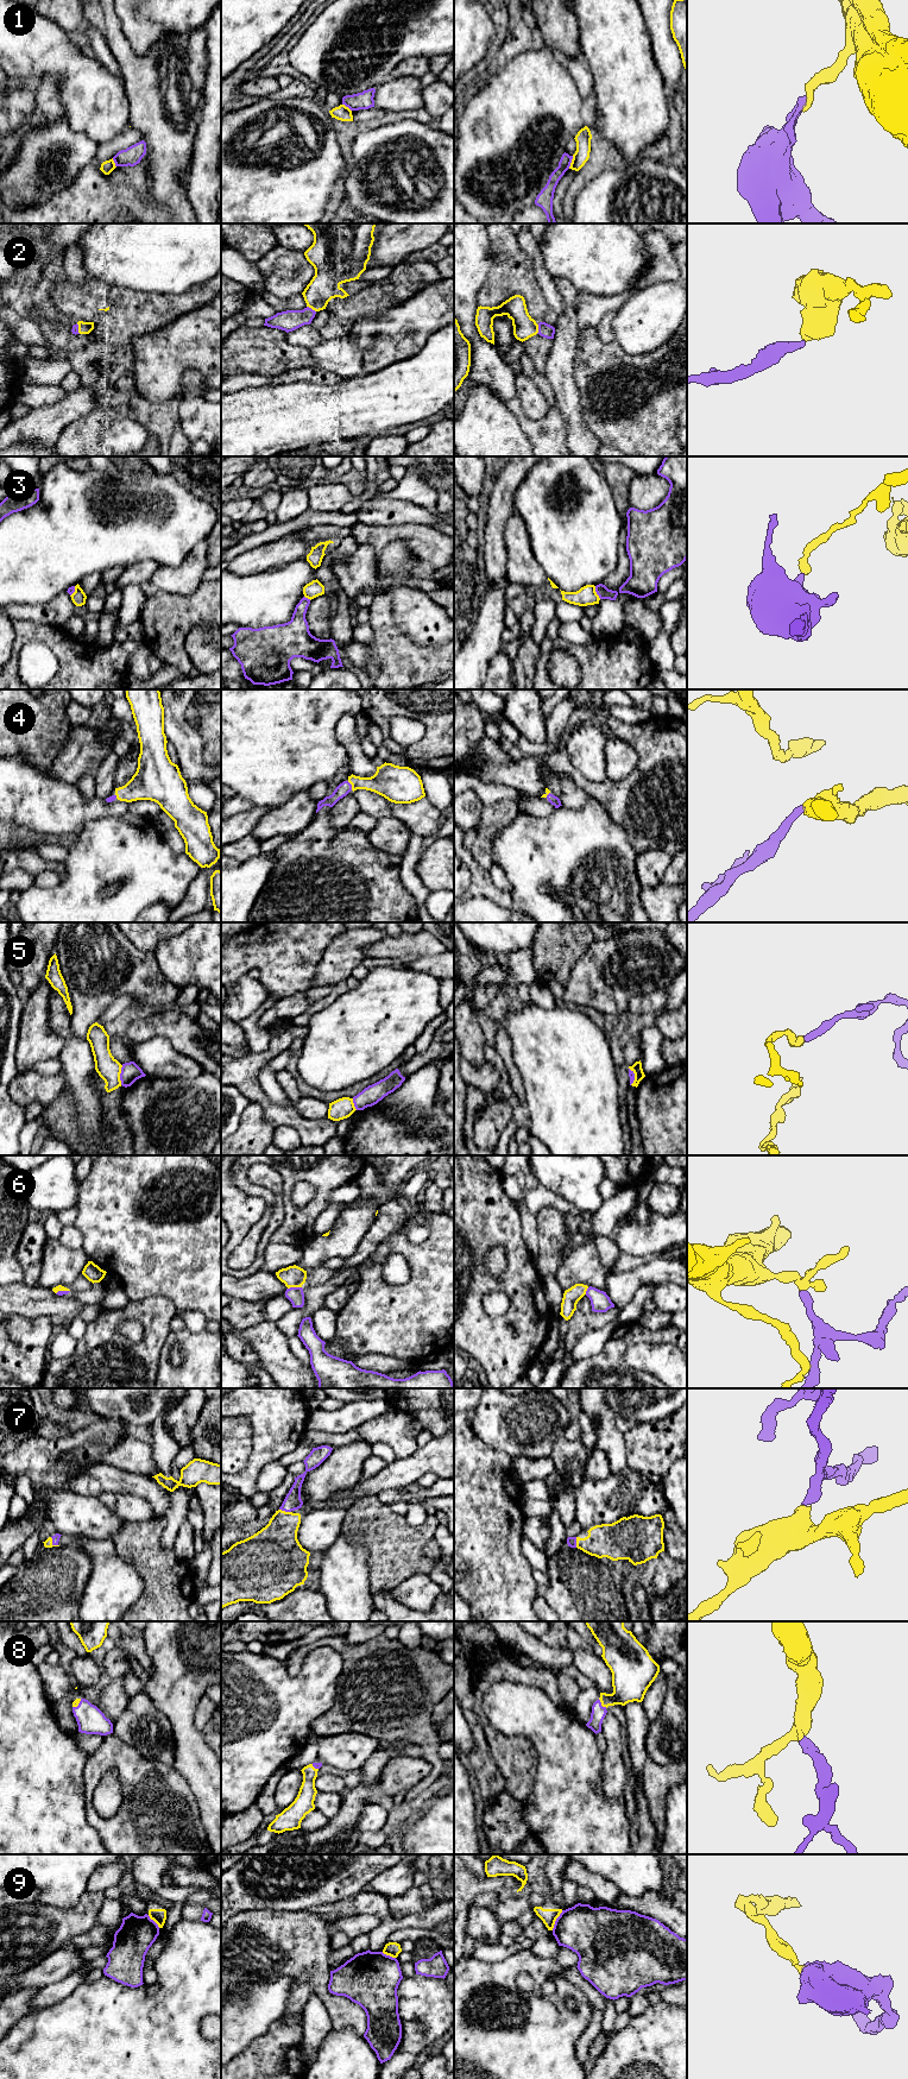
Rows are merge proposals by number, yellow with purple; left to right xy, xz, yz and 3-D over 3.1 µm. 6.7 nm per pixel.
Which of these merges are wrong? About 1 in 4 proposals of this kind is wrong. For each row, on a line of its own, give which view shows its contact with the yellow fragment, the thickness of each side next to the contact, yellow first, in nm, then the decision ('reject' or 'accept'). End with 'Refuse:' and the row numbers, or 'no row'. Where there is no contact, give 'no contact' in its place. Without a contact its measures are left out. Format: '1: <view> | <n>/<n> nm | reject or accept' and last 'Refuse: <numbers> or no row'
1: yz | 100/80 nm | reject
2: xz | 200/140 nm | accept
3: yz | 130/80 nm | reject
4: xz | 200/90 nm | accept
5: xy | 160/130 nm | reject
6: xz | 140/110 nm | accept
7: xz | 300/120 nm | accept
8: yz | 260/100 nm | accept
9: yz | 100/340 nm | reject
Refuse: 1, 3, 5, 9

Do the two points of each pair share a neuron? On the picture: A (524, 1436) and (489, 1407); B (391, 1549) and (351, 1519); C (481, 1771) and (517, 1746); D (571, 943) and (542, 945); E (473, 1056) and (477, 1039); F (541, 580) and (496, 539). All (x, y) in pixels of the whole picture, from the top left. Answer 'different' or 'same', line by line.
A: same
B: same
C: different
D: same
E: same
F: different

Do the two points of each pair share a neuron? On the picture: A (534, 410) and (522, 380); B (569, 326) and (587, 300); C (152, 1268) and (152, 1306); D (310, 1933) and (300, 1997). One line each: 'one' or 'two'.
A: one
B: two
C: two
D: one

